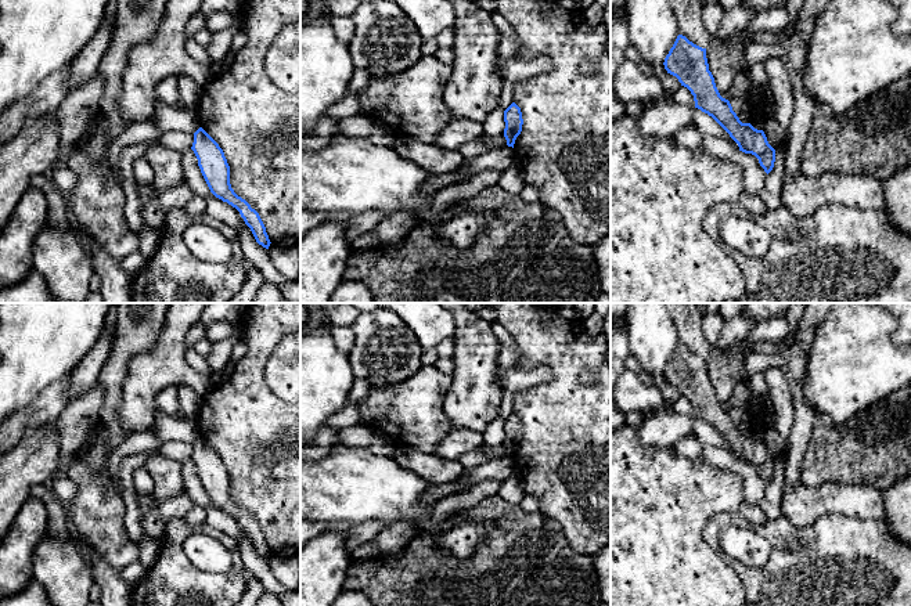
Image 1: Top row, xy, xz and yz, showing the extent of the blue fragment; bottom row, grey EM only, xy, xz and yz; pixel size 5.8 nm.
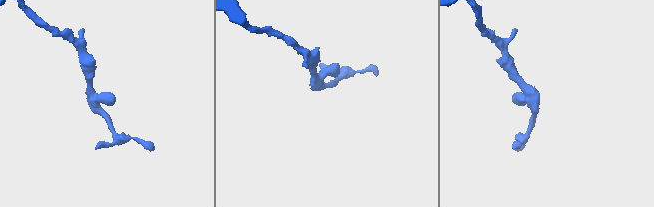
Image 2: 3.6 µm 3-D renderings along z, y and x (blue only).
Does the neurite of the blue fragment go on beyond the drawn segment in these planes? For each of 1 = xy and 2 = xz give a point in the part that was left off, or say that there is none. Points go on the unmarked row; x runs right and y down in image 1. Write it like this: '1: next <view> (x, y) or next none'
1: next none
2: next none

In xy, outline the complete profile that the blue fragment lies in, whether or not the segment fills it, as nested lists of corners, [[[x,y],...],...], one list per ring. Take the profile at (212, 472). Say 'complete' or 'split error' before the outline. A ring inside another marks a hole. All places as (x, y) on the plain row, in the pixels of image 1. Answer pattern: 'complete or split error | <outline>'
complete | [[[199,437],[194,443],[191,459],[198,469],[198,476],[210,502],[216,508],[235,517],[245,534],[251,538],[256,552],[269,559],[271,552],[259,523],[231,498],[230,476],[219,454]]]

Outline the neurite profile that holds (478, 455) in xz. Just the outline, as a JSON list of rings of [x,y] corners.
[[[504,446],[498,448],[480,448],[476,447],[471,451],[464,452],[460,455],[458,462],[467,469],[467,468],[475,468],[489,459],[500,458],[507,455],[507,450]]]

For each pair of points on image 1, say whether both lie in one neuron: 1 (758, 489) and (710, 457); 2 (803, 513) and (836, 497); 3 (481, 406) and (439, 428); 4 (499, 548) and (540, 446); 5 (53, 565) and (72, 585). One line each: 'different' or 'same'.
1: same
2: same
3: different
4: different
5: same

